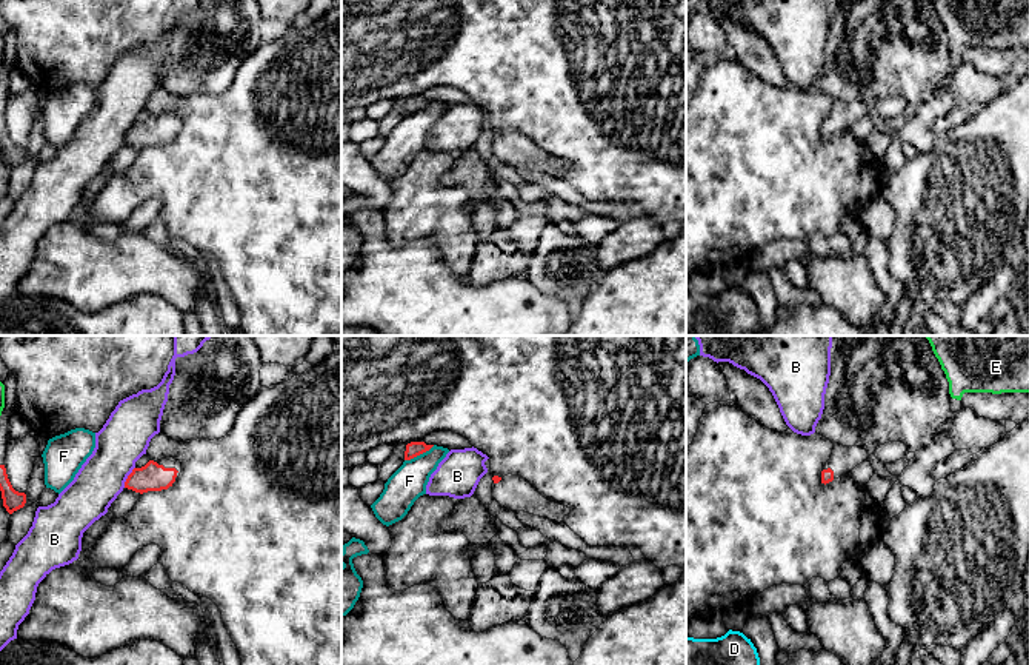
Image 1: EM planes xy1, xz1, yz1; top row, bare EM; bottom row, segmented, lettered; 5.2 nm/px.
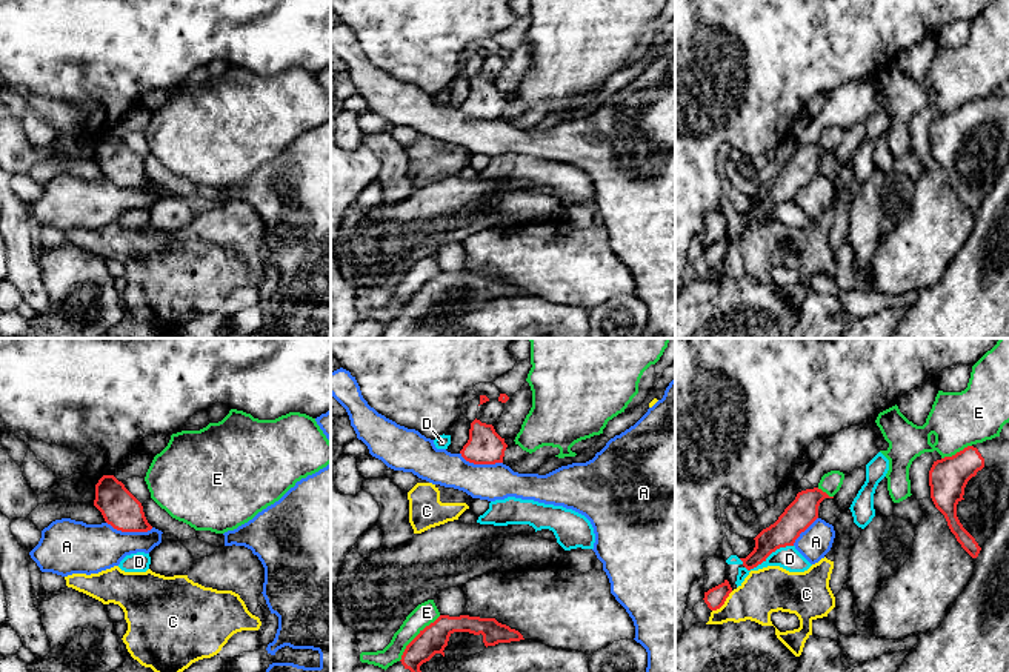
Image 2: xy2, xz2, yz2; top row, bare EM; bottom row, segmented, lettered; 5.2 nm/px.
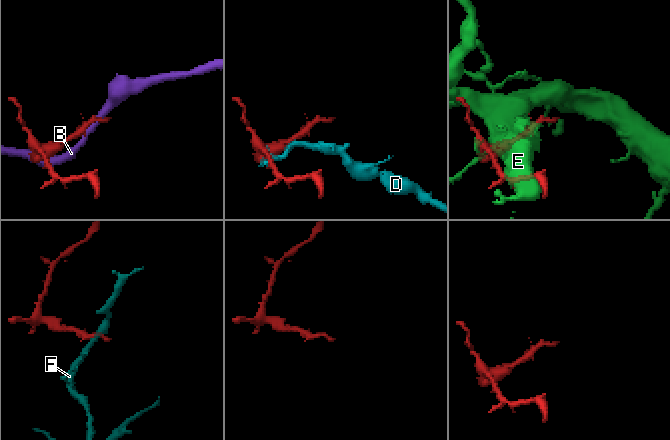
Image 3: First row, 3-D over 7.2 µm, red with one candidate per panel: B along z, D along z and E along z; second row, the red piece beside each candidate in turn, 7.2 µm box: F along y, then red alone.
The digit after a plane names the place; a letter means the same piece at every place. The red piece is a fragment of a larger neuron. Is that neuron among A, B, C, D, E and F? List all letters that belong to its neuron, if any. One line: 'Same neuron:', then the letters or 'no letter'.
Same neuron: no letter

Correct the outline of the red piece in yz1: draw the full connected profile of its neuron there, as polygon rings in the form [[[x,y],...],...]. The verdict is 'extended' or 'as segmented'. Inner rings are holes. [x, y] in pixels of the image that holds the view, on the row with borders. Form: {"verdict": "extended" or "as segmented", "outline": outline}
{"verdict": "extended", "outline": [[[834,443],[831,459],[826,462],[821,471],[821,483],[829,483],[834,479],[846,476],[857,465],[867,460],[869,453],[861,446],[843,446]]]}

